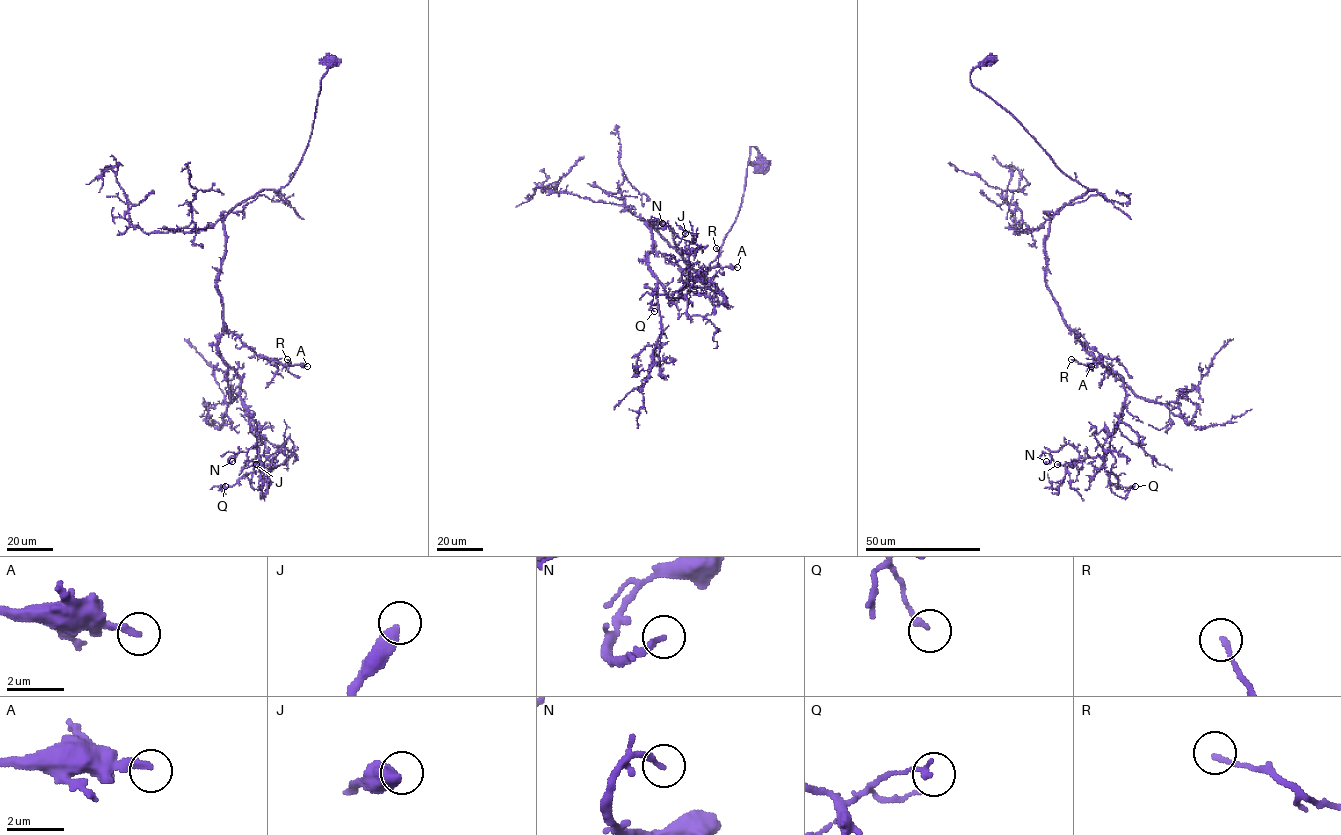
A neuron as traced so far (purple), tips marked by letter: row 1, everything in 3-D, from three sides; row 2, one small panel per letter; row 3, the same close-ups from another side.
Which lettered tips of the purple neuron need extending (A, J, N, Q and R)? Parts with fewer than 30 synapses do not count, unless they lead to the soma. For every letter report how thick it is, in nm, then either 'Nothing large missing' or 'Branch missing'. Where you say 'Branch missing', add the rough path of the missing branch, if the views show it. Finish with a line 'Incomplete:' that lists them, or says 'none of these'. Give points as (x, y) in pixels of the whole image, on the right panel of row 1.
A: Thickness 240 nm. Nothing large missing
J: Thickness 440 nm. Nothing large missing
N: Thickness 240 nm. Nothing large missing
Q: Thickness 200 nm. Nothing large missing
R: Thickness 170 nm. Nothing large missing
Incomplete: none of these

